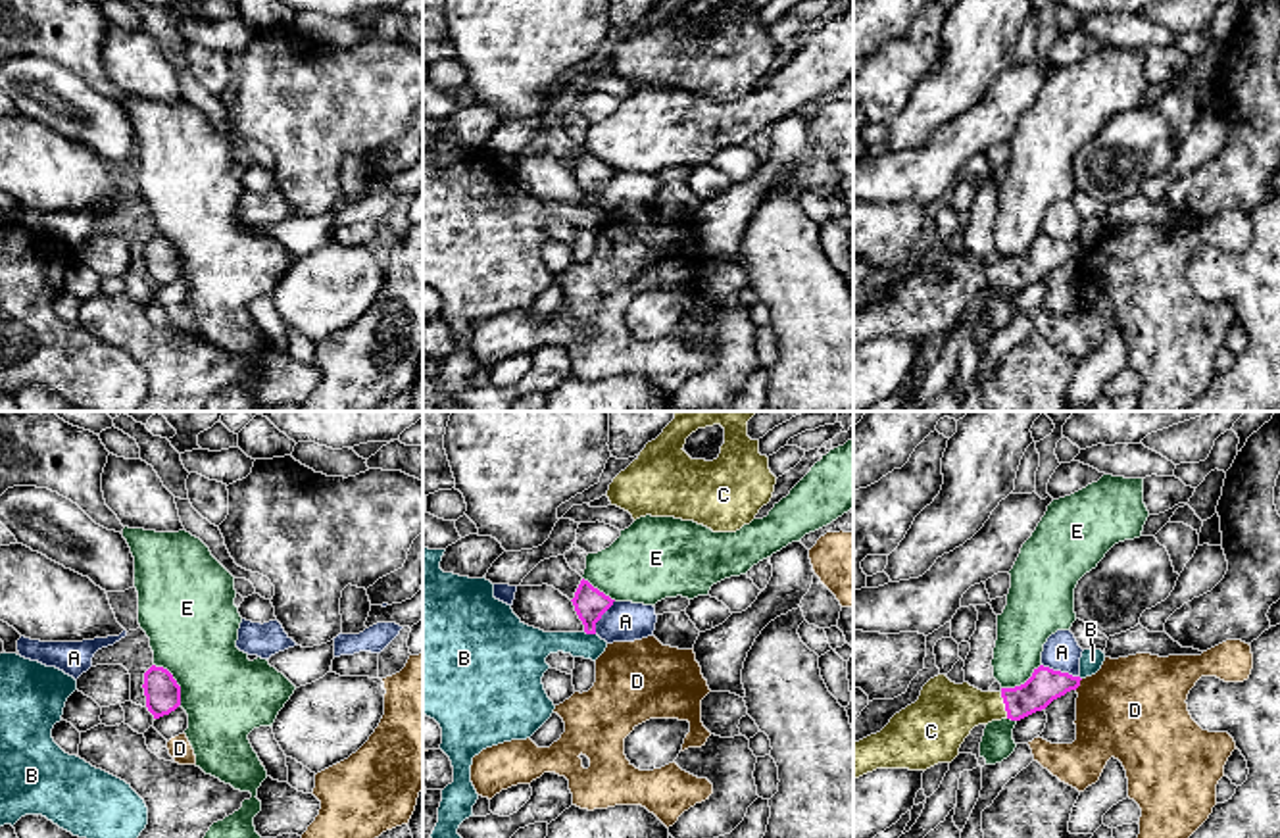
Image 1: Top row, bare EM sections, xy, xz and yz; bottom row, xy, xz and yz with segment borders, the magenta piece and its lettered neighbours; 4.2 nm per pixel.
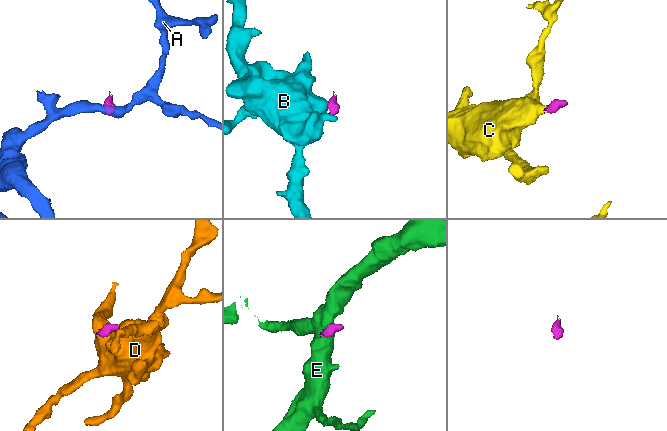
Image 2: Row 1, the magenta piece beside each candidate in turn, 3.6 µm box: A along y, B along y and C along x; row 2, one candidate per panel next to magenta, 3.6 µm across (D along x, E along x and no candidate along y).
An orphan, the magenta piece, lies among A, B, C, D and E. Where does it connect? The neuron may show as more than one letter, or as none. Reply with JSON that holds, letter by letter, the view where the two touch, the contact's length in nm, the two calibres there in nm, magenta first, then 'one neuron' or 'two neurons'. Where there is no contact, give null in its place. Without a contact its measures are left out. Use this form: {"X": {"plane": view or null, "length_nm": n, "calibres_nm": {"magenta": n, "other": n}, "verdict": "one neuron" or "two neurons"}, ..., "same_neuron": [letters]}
{"A": {"plane": "yz", "length_nm": 170, "calibres_nm": {"magenta": 140, "other": 160}, "verdict": "two neurons"}, "B": {"plane": "xz", "length_nm": 60, "calibres_nm": {"magenta": 140, "other": 160}, "verdict": "two neurons"}, "C": {"plane": "yz", "length_nm": 120, "calibres_nm": {"magenta": 140, "other": 260}, "verdict": "one neuron"}, "D": {"plane": "yz", "length_nm": 60, "calibres_nm": {"magenta": 140, "other": 440}, "verdict": "two neurons"}, "E": {"plane": "xy", "length_nm": 200, "calibres_nm": {"magenta": 150, "other": 380}, "verdict": "two neurons"}, "same_neuron": ["C"]}

